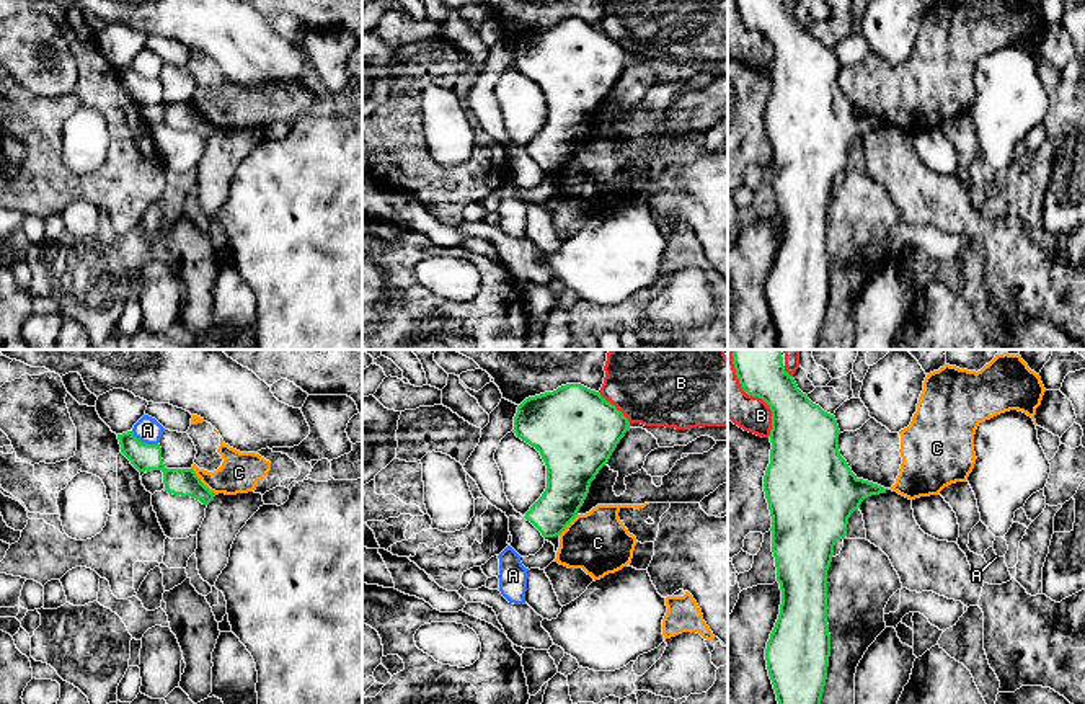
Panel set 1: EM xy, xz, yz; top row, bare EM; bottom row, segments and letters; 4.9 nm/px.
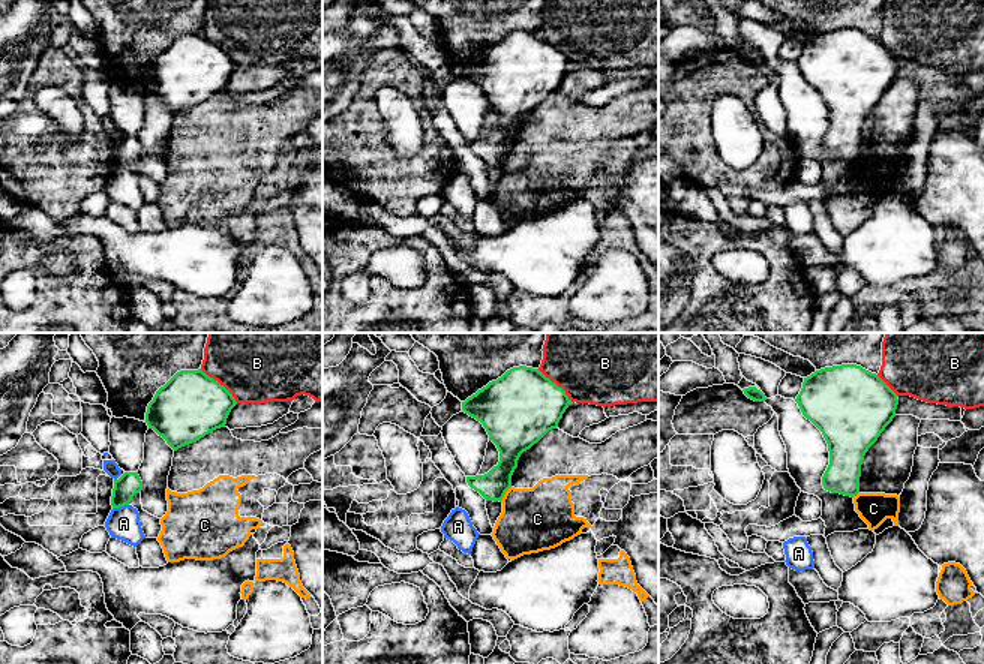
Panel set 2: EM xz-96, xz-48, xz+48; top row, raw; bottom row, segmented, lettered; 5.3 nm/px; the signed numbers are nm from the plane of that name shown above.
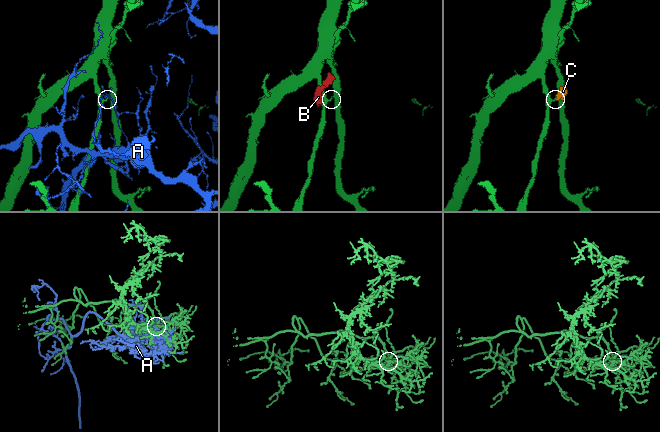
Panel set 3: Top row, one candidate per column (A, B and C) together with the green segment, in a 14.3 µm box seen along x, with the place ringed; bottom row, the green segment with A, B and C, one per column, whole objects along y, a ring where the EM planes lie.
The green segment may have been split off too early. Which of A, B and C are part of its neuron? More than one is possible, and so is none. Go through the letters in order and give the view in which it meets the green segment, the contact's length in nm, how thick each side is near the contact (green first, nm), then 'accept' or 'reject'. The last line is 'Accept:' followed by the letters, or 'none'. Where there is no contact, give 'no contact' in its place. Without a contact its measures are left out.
A: xy | 150 nm | 140/120 nm | reject
B: xz | 220 nm | 420/480 nm | reject
C: xy | 180 nm | 140/190 nm | reject
Accept: none

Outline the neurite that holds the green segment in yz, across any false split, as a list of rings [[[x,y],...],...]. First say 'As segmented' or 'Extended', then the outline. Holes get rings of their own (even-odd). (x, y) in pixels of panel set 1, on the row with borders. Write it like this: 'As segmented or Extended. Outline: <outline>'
As segmented. Outline: [[[733,350],[733,364],[742,390],[762,399],[772,410],[770,464],[764,475],[764,492],[772,516],[772,552],[777,581],[782,590],[780,614],[765,648],[768,676],[778,704],[821,704],[830,657],[827,624],[827,570],[834,546],[845,539],[848,518],[871,495],[888,488],[858,479],[839,451],[839,425],[834,415],[824,412],[803,394],[793,376],[785,371],[782,350]]]

